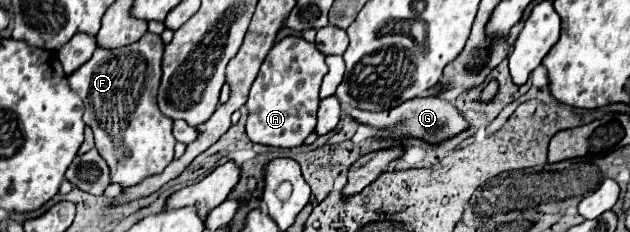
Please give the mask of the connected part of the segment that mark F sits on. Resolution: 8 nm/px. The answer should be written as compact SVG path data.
M145 33L137 43L117 51L97 49L93 57L69 75L71 89L85 103L83 121L95 133L95 149L109 165L111 183L131 187L145 177L161 173L173 159L173 121L157 107L163 43L159 35Z

